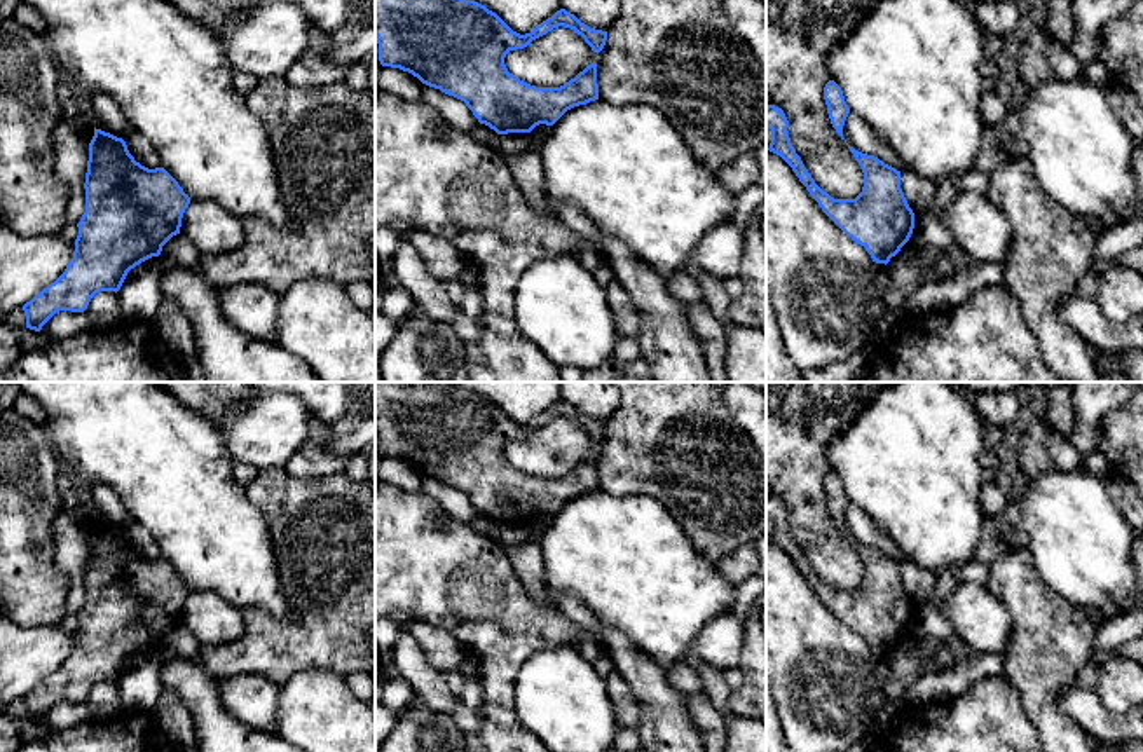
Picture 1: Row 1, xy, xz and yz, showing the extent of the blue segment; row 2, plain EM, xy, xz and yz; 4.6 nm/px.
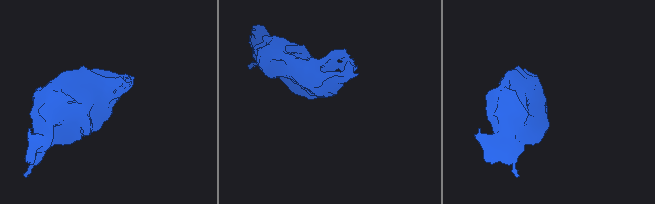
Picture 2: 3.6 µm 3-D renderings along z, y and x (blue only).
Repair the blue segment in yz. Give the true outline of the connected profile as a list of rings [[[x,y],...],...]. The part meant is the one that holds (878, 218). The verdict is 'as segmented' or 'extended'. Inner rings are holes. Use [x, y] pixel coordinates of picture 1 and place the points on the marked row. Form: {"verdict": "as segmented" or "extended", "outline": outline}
{"verdict": "as segmented", "outline": [[[766,106],[766,127],[771,131],[768,150],[792,167],[822,211],[848,237],[864,246],[873,262],[886,265],[909,241],[914,229],[914,213],[900,188],[900,171],[848,145],[864,173],[864,187],[855,199],[834,199],[815,183],[796,154],[782,108]]]}

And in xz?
{"verdict": "as segmented", "outline": [[[375,0],[380,65],[408,72],[422,84],[464,101],[478,122],[497,134],[553,126],[567,110],[599,99],[595,61],[560,87],[536,87],[508,72],[504,58],[510,51],[524,49],[558,26],[574,30],[597,54],[606,45],[607,31],[586,26],[565,9],[520,35],[475,0]]]}

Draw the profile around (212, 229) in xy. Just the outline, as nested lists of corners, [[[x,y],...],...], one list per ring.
[[[190,201],[180,234],[192,241],[201,255],[220,255],[244,241],[243,220],[215,201]]]

